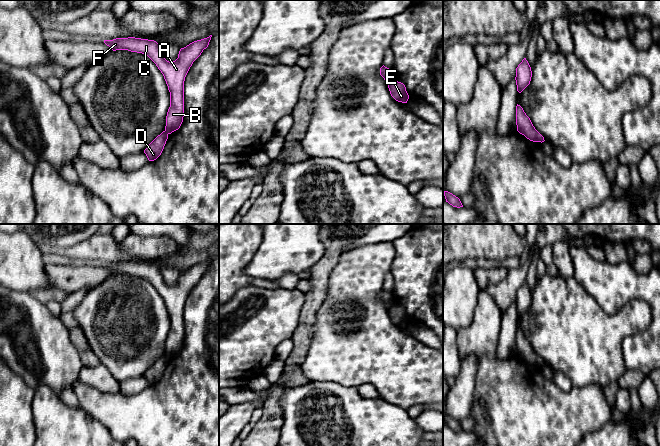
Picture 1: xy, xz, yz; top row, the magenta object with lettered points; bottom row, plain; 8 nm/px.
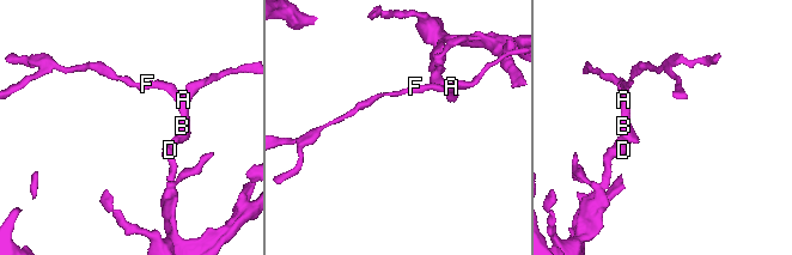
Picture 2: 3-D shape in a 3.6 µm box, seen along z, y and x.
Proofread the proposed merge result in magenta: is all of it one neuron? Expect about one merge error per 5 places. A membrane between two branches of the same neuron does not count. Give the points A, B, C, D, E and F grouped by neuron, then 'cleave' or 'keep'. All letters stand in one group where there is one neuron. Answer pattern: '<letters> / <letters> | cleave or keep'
A B C E F / D | cleave

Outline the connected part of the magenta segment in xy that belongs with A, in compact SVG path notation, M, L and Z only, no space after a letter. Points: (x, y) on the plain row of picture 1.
M212 259L194 265L181 272L178 282L169 286L165 283L161 269L154 264L135 261L104 264L113 275L128 274L147 279L164 300L170 316L170 331L166 340L165 355L168 358L178 354L184 341L184 305L193 286L209 269Z

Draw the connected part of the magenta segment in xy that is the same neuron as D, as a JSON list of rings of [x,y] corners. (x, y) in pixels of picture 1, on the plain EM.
[[[163,355],[147,370],[147,372],[144,374],[144,377],[149,385],[154,385],[161,379],[167,363],[168,357]]]

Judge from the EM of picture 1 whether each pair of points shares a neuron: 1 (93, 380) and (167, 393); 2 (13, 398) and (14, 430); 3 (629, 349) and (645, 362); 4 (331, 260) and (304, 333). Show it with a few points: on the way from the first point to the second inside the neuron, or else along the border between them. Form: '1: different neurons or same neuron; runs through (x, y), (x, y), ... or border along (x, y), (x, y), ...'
1: different neurons; border along (96, 388), (105, 392), (119, 392)
2: same neuron; runs through (13, 406), (13, 422)
3: same neuron; runs through (633, 350), (641, 358)
4: same neuron; runs through (318, 278), (318, 291), (309, 308), (308, 315)

